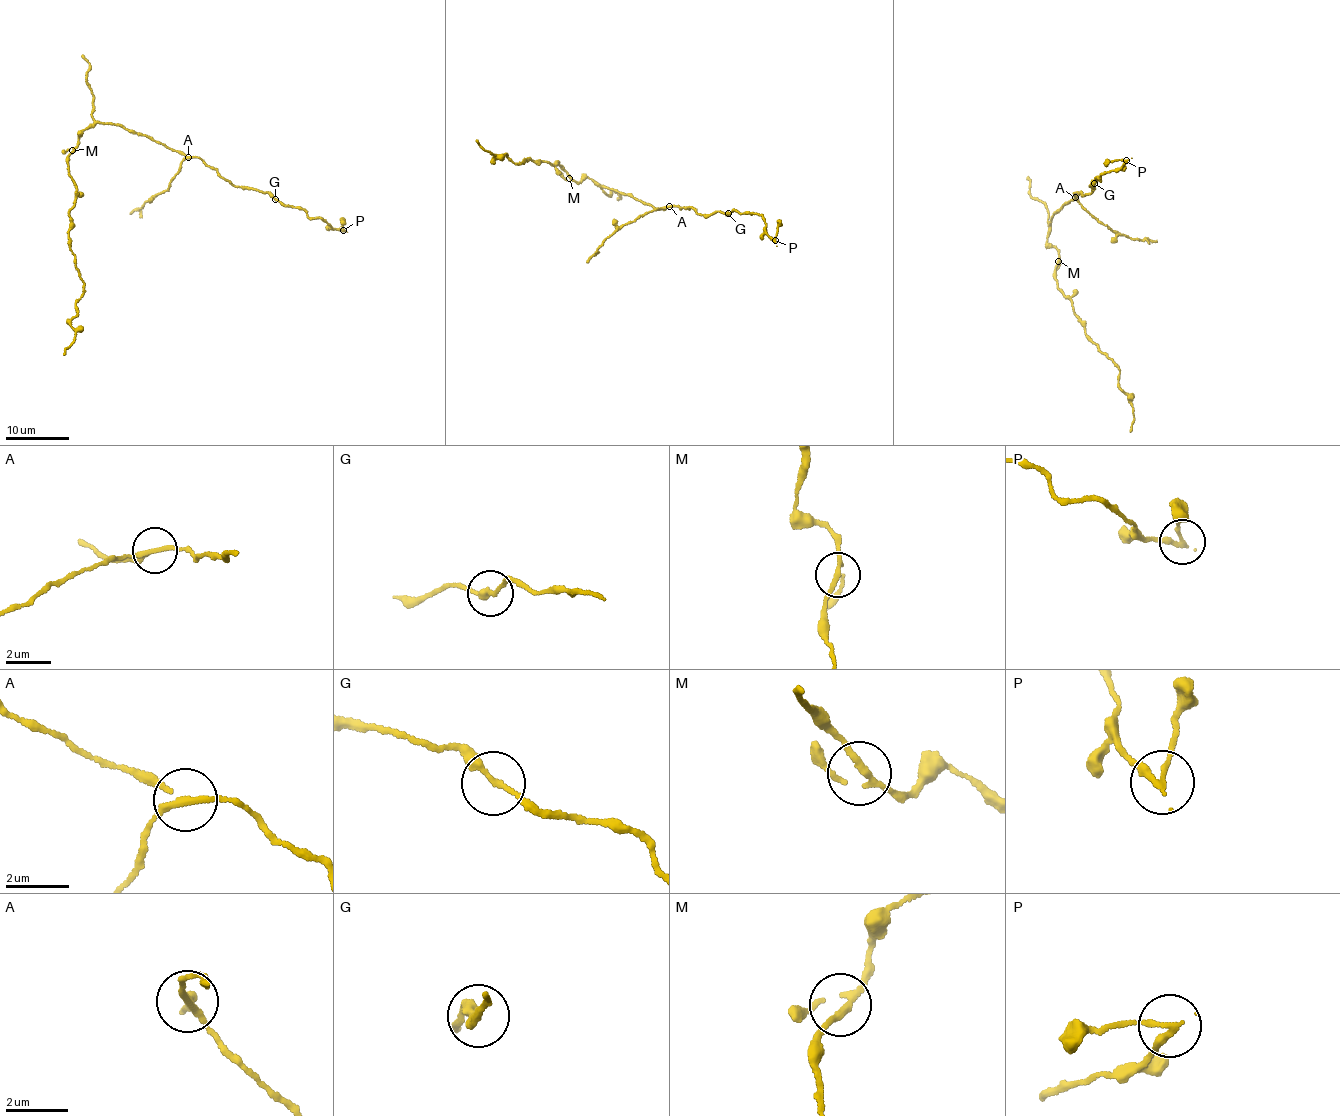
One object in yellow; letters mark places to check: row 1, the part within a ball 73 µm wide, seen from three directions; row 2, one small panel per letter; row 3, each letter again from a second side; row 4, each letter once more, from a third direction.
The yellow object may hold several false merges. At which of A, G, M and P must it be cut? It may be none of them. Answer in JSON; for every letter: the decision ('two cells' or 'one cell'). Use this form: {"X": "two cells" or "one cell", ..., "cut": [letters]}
{"A": "two cells", "G": "one cell", "M": "one cell", "P": "two cells", "cut": ["A", "P"]}

